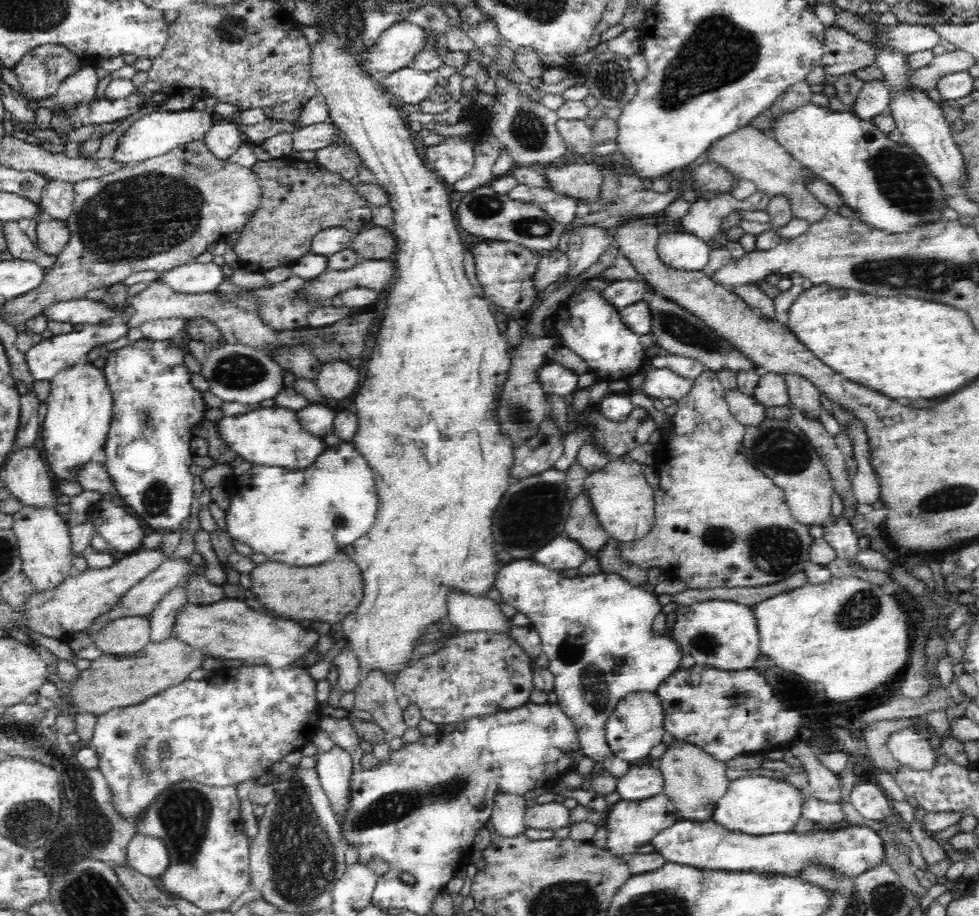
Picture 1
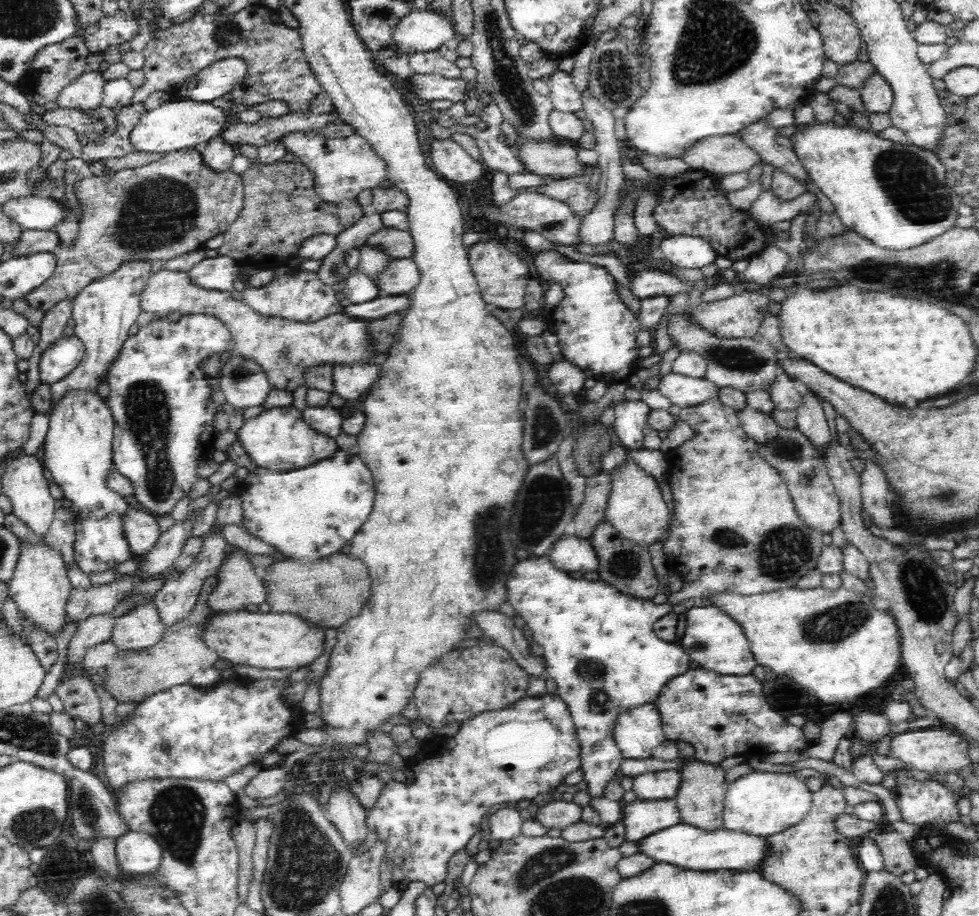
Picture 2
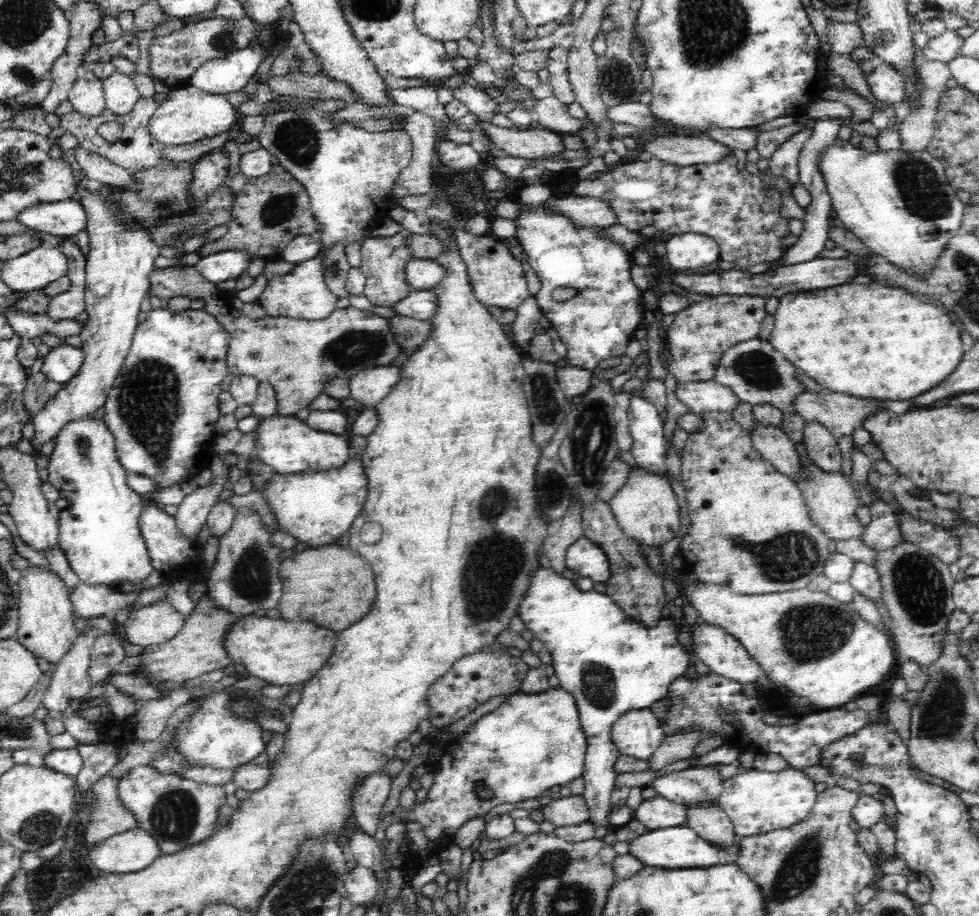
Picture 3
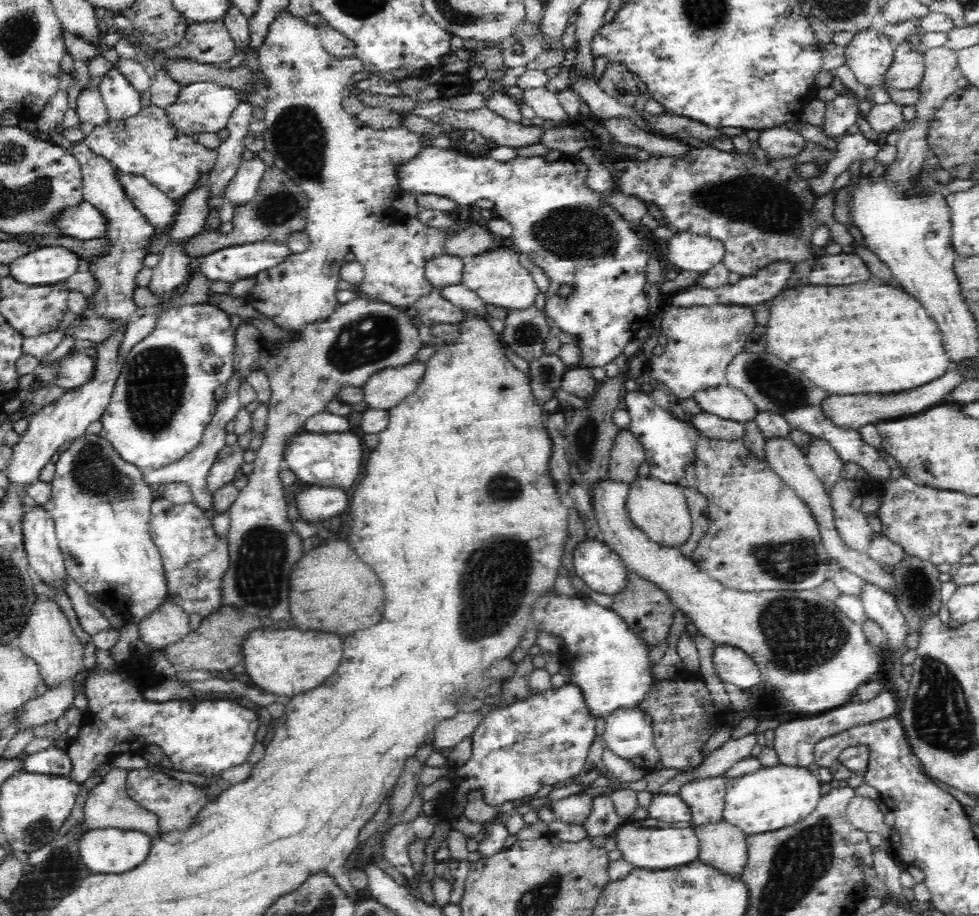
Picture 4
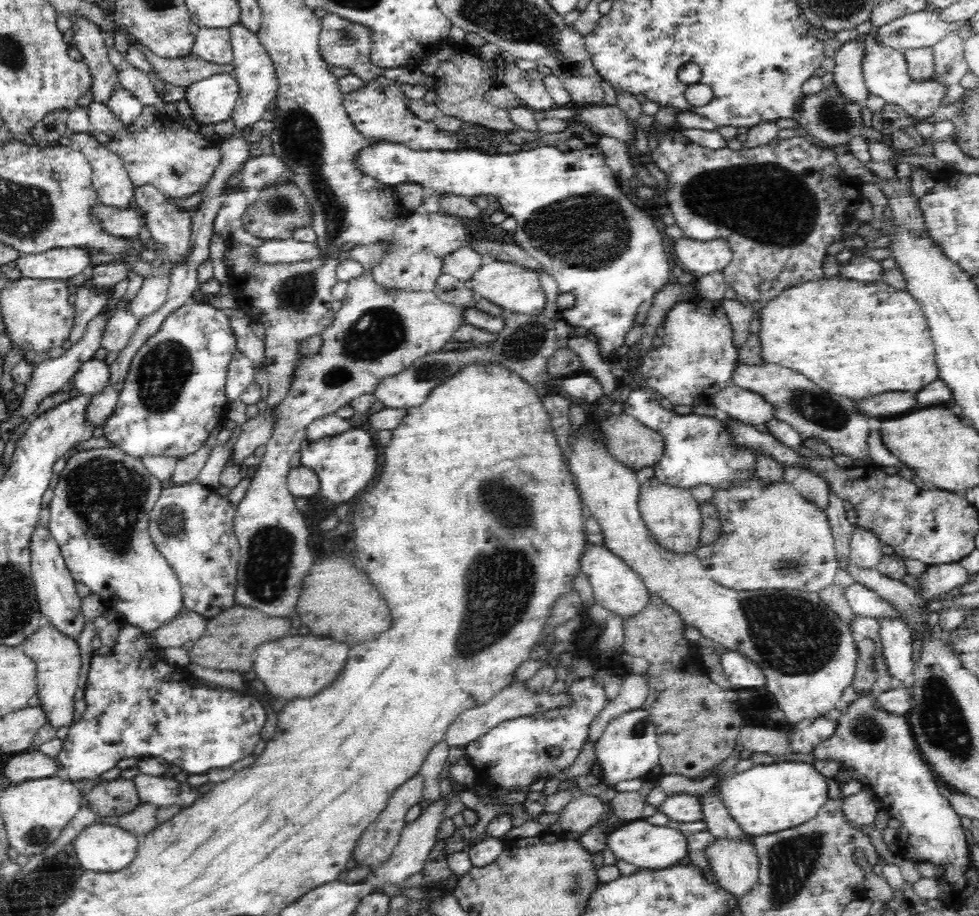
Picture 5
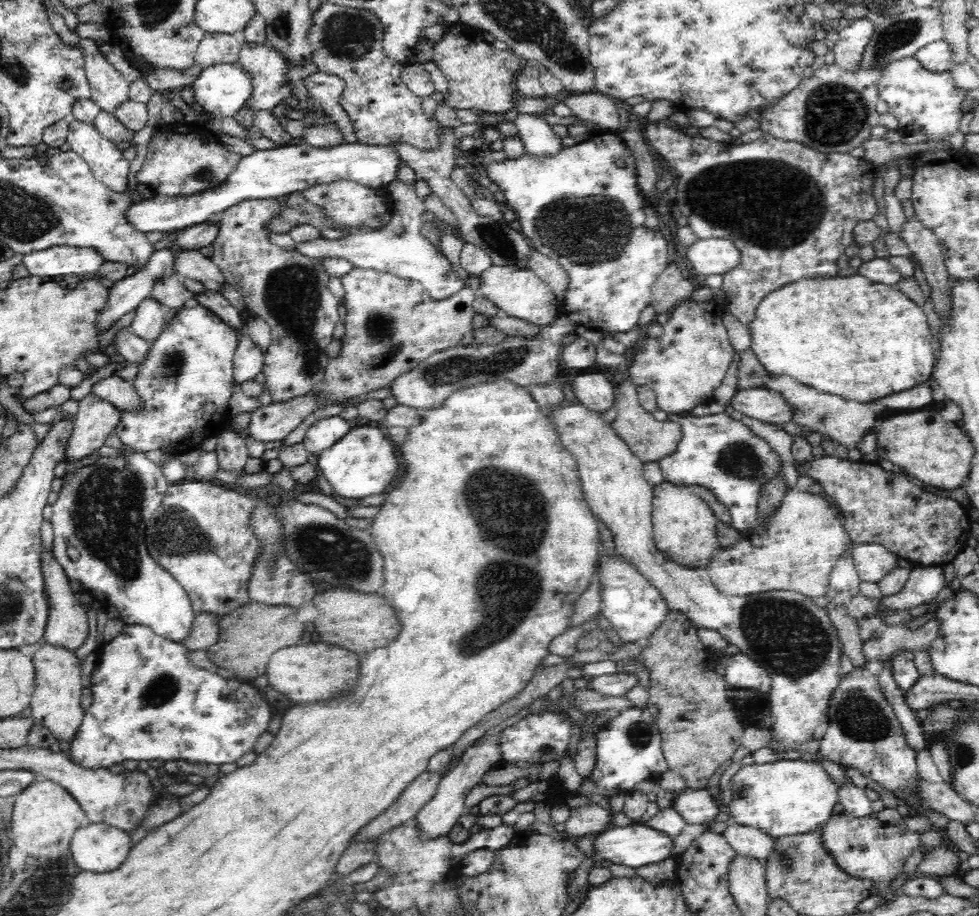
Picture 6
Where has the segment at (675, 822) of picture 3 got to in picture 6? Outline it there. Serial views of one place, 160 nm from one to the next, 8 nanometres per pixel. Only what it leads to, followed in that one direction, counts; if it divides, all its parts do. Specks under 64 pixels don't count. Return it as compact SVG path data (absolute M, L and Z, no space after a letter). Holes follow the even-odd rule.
M686 789L676 794L671 805L672 811L676 811L684 818L687 824L712 824L719 814L719 808L712 795L704 789Z

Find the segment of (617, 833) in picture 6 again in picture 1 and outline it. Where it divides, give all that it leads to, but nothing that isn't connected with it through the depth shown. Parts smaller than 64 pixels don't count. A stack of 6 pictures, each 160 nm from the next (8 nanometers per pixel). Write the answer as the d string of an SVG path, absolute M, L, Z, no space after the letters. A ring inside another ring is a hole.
M682 819L662 830L650 844L655 853L664 856L667 862L686 864L702 870L753 871L779 873L796 877L809 867L824 869L853 880L886 862L883 836L865 824L845 824L838 828L814 828L804 834L784 832L751 836L732 833L710 820L694 822Z

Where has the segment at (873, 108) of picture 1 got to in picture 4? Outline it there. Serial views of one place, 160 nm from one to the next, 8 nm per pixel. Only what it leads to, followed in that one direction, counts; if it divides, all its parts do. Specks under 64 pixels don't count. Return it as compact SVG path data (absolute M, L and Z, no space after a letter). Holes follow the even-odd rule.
M906 42L894 46L893 59L883 80L889 90L915 90L925 71L925 60Z

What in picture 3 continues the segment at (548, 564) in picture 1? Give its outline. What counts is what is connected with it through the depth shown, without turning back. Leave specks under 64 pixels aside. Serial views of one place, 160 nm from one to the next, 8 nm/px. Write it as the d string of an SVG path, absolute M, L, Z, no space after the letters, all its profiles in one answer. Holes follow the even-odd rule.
M585 536L567 548L565 565L566 569L576 572L580 577L588 577L594 583L605 584L610 574L605 552Z

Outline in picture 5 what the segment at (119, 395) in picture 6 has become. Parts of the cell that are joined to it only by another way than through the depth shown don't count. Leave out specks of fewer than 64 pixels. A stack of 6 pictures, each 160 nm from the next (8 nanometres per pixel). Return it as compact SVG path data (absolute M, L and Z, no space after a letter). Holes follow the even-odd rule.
M94 357L78 367L72 376L73 390L82 394L100 394L110 380L109 366L105 361Z

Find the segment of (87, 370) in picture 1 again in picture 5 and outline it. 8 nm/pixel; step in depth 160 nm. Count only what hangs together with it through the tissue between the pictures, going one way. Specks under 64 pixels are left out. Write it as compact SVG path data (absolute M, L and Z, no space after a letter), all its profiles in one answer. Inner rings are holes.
M90 448L90 450L74 452L66 460L66 466L64 466L64 470L59 474L58 483L54 489L54 497L49 506L51 512L49 522L51 536L56 539L73 579L76 582L80 582L80 584L84 584L84 586L88 586L92 593L102 597L107 606L112 606L117 610L121 616L121 622L137 626L143 634L150 634L156 627L168 622L168 619L171 619L177 612L184 610L181 605L184 604L184 600L182 600L182 592L176 573L173 572L164 555L160 553L156 545L152 542L149 531L150 514L154 508L156 499L163 489L162 486L162 482L152 476L148 469L145 468L142 460L130 457L122 450L116 448Z

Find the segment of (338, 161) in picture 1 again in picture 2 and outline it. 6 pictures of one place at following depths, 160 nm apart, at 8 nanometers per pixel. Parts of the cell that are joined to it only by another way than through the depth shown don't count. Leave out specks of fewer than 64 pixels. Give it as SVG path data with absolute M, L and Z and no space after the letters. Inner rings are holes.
M310 130L286 134L280 141L286 145L288 152L296 155L301 163L314 171L314 189L324 201L335 203L346 197L356 199L362 189L372 190L379 186L381 180L386 180L385 164L373 153L365 139L355 134L348 139L328 140L315 136Z

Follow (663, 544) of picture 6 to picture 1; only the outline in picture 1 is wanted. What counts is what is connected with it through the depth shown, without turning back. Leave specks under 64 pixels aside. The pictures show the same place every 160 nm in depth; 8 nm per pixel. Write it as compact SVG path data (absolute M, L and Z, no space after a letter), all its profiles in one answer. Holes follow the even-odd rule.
M628 456L608 462L592 471L582 482L582 491L602 529L614 540L630 542L642 538L653 525L653 488L648 484L643 467Z

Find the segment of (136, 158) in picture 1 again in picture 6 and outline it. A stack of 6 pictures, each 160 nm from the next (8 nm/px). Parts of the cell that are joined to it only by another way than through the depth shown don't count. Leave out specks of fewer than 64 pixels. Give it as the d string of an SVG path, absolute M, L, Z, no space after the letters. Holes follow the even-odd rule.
M235 63L203 69L191 87L196 103L206 114L220 119L233 117L245 105L253 86L240 65Z

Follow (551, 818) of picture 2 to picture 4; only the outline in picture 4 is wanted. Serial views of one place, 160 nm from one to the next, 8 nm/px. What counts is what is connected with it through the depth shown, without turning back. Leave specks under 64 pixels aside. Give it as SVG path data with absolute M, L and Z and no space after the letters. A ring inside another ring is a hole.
M579 793L560 800L554 800L548 807L554 817L564 824L585 824L592 812L592 797Z

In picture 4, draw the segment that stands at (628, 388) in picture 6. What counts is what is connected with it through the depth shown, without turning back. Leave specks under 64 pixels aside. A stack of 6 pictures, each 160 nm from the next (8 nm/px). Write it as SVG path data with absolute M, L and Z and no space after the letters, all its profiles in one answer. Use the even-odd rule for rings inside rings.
M620 429L614 442L608 478L619 484L629 484L638 477L638 467L644 463L644 451L629 429Z

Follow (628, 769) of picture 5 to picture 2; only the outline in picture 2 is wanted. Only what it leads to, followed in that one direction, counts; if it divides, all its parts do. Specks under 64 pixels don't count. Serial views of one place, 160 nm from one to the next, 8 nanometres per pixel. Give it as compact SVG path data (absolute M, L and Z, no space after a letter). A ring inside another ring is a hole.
M655 702L640 703L617 714L613 737L624 759L648 758L667 738Z

